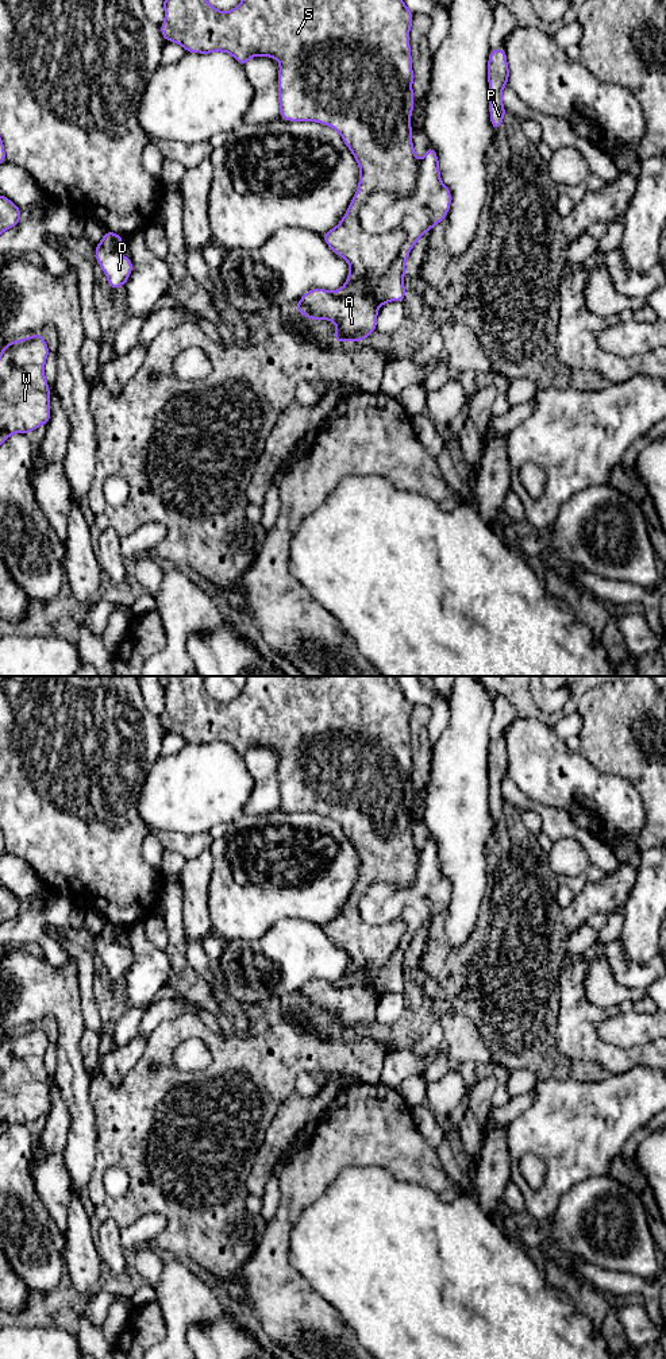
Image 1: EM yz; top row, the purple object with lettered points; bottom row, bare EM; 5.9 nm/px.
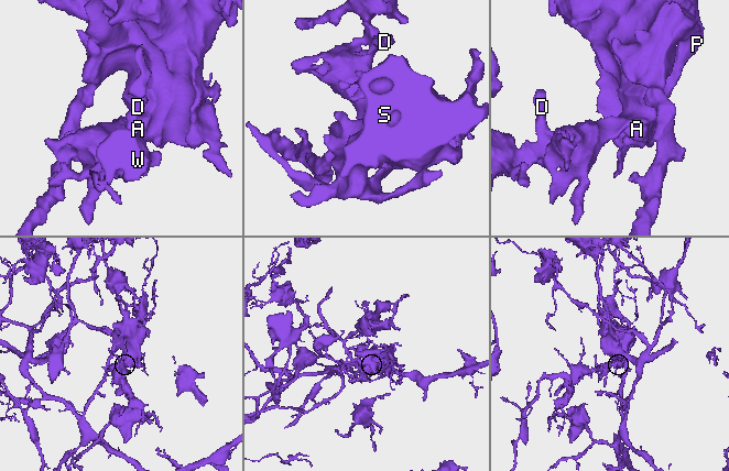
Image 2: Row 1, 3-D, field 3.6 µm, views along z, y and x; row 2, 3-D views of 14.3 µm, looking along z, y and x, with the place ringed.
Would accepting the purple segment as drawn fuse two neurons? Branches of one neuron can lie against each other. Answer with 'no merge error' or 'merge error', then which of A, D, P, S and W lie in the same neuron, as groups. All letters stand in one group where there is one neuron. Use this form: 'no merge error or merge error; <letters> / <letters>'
merge error; A S / D P W

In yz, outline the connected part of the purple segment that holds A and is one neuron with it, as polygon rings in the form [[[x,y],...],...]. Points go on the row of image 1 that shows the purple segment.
[[[312,289],[294,308],[311,320],[335,323],[332,339],[342,343],[366,340],[377,328],[378,308],[361,294],[338,298],[334,292]]]

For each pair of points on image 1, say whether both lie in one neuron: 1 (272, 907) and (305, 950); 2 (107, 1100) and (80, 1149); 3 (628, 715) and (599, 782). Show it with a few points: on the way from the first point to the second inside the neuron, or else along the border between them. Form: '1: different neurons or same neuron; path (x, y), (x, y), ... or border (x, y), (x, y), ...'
1: different neurons; border (312, 921), (278, 919), (255, 938)
2: different neurons; border (88, 1089), (96, 1131), (95, 1151)
3: different neurons; border (578, 752), (601, 771), (620, 775), (632, 784)

